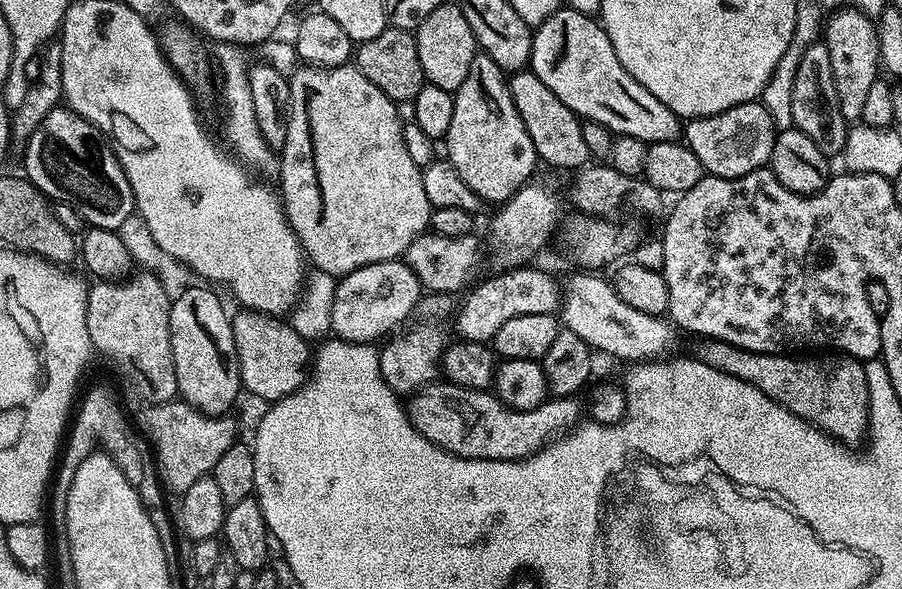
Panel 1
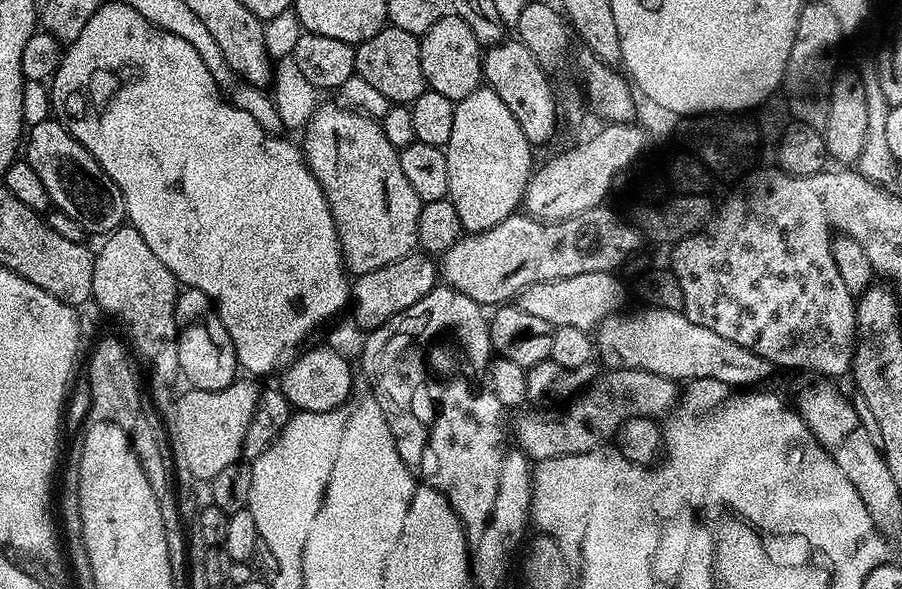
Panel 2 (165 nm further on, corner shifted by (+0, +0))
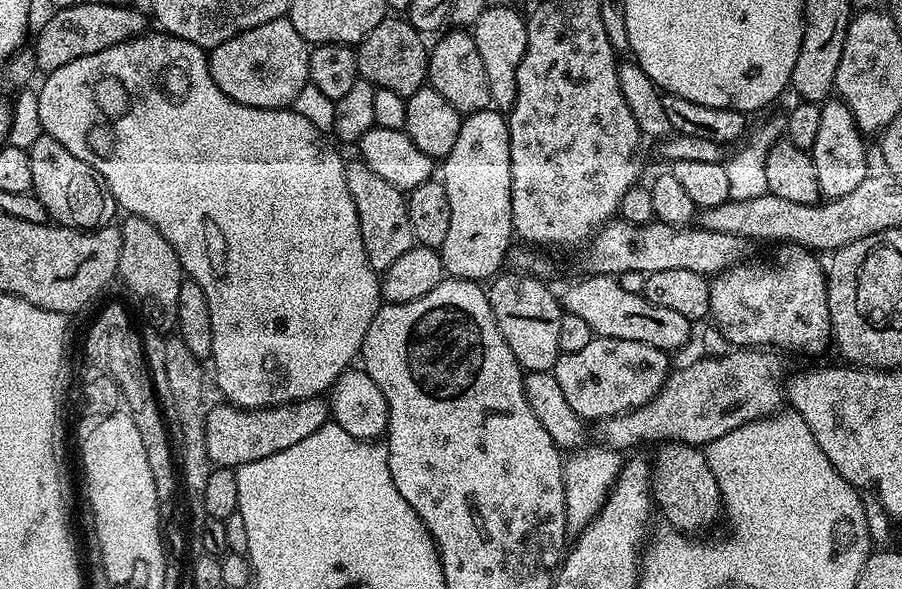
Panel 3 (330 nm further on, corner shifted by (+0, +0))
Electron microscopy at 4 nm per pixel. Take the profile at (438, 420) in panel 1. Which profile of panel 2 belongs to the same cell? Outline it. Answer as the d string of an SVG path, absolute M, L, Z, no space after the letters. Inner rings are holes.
M619 366L608 370L608 373L587 385L579 394L572 397L563 406L552 406L549 412L528 412L524 410L519 413L516 421L511 421L510 432L514 437L517 448L528 456L529 461L539 462L541 460L553 460L563 456L573 456L574 454L586 454L603 449L604 444L613 439L620 431L621 426L630 418L642 418L651 416L653 418L663 418L668 415L676 406L678 399L677 381L670 378L662 378L662 374L650 374L650 370L638 370L637 368L622 368Z

